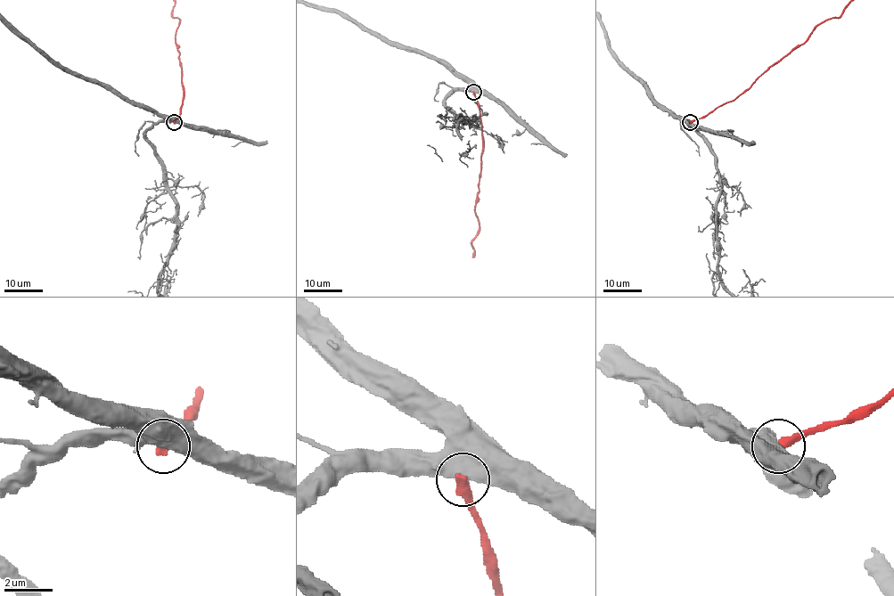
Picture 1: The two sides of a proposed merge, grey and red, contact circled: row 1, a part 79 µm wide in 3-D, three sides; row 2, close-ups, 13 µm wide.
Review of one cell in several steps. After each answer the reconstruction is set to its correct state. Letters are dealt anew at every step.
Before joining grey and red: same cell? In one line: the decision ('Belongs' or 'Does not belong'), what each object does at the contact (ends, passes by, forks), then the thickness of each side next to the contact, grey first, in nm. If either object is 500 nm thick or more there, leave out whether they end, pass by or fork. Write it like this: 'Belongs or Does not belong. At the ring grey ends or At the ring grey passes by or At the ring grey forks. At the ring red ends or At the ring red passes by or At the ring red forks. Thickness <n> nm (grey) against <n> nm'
Does not belong. Thickness 700 nm (grey) against 440 nm

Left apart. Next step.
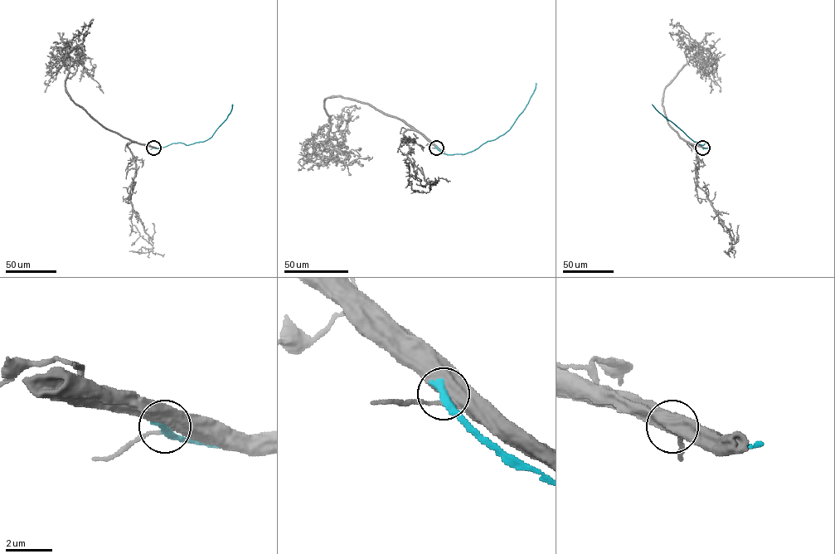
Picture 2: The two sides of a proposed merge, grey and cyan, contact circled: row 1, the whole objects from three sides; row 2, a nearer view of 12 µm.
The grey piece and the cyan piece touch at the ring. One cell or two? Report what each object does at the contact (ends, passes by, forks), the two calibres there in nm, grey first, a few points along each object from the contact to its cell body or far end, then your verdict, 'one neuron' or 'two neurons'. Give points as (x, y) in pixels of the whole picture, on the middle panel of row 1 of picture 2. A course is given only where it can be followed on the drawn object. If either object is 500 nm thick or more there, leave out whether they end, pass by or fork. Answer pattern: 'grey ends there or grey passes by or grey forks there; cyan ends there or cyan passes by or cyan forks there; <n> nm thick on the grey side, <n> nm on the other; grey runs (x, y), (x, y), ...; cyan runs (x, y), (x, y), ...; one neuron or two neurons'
grey forks there; cyan ends there; 460 nm thick on the grey side, 280 nm on the other; grey runs (436, 148), (399, 119), (341, 96), (327, 98), (329, 157), (372, 157); cyan runs (436, 148), (447, 154), (464, 154), (503, 134), (525, 109), (536, 83); two neurons

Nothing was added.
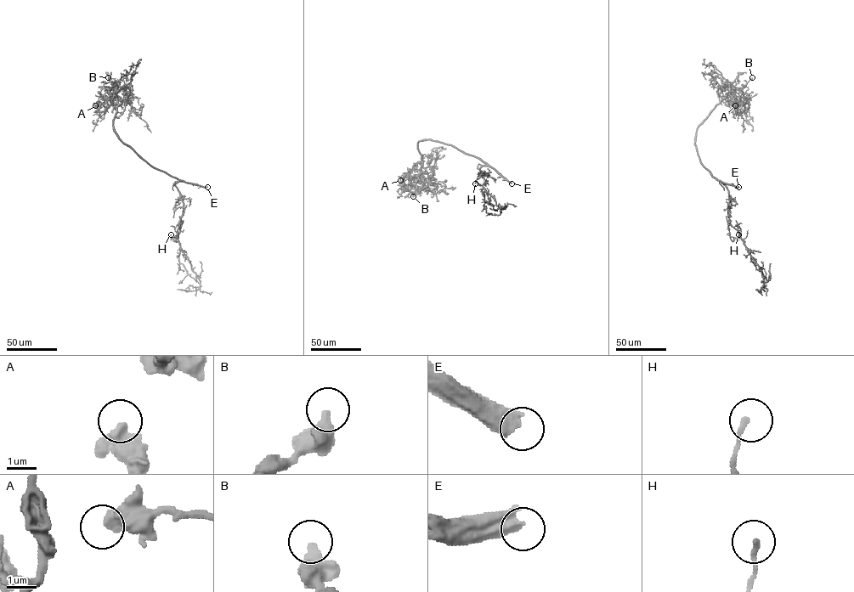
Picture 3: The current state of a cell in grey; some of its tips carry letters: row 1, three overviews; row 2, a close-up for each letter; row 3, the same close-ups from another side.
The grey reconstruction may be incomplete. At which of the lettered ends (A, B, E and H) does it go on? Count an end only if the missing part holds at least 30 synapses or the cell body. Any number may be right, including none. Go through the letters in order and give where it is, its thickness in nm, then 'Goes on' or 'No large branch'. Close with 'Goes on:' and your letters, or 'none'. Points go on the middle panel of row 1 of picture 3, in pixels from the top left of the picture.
A: Place: (400, 180). Thickness 400 nm. No large branch
B: Place: (413, 196). Thickness 460 nm. No large branch
E: Place: (511, 183). Thickness 600 nm. Goes on
H: Place: (475, 183). Thickness 150 nm. No large branch
Goes on: E

